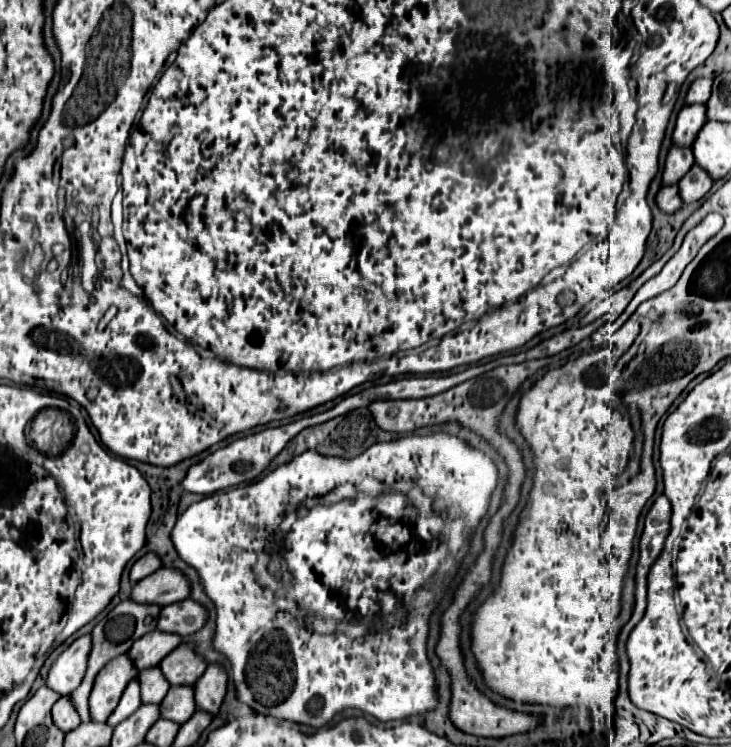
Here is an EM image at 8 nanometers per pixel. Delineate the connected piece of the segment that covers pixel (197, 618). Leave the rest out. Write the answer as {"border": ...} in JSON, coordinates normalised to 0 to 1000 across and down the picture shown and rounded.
{"border":[[[252,802],[222,815],[216,829],[216,842],[254,853],[274,845],[282,829],[285,829],[285,818],[279,810],[274,810],[265,802]]]}

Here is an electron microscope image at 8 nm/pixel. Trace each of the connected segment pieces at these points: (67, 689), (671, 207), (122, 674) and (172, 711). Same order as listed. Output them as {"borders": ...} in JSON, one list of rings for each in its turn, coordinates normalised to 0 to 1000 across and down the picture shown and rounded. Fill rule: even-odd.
{"borders":[[[[107,853],[71,890],[63,917],[82,930],[98,928],[115,909],[120,893],[120,874],[126,869],[126,853]]],[[[911,248],[903,253],[900,264],[897,264],[897,272],[900,277],[908,282],[908,285],[922,285],[933,277],[933,269],[930,269],[930,256],[925,253],[925,248]]],[[[175,874],[156,880],[131,904],[129,922],[126,922],[126,930],[123,930],[126,965],[142,968],[148,963],[148,957],[159,949],[172,917],[186,906],[189,906],[189,898],[181,890],[181,882],[175,880]]],[[[235,917],[224,938],[219,941],[219,949],[224,963],[241,965],[246,971],[254,968],[268,952],[265,922],[260,917]]]]}

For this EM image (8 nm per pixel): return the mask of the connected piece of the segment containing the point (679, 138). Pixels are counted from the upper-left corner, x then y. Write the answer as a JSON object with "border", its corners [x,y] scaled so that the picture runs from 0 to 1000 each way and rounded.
{"border":[[[938,141],[925,159],[925,170],[919,178],[919,189],[922,194],[947,194],[947,189],[952,186],[952,178],[958,175],[958,167],[963,167],[969,159],[963,157],[966,146],[963,141]]]}

